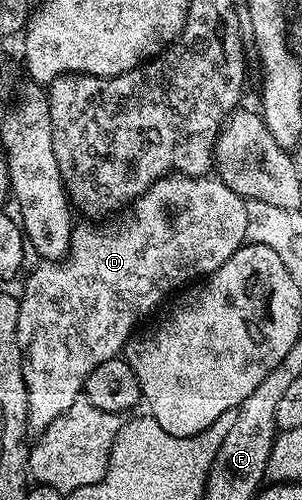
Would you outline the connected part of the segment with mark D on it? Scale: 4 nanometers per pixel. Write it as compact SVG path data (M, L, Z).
M174 172L153 183L136 202L132 203L131 210L137 213L137 218L127 219L122 226L117 226L114 230L92 230L89 226L78 225L71 236L69 252L61 261L46 262L41 260L36 263L38 266L30 272L29 279L25 282L25 291L20 291L19 294L19 324L17 325L17 343L21 349L23 380L27 384L27 418L29 429L34 435L38 436L44 433L53 420L63 416L63 412L67 412L71 408L71 404L75 404L78 398L82 397L87 376L91 376L93 369L99 364L103 364L103 360L111 360L124 351L126 342L133 337L138 327L146 321L144 318L153 309L156 311L170 295L188 287L194 280L201 280L213 274L224 262L231 260L231 256L239 247L246 245L247 208L245 204L246 199L231 192L231 188L227 188L216 177L189 178L185 174Z

